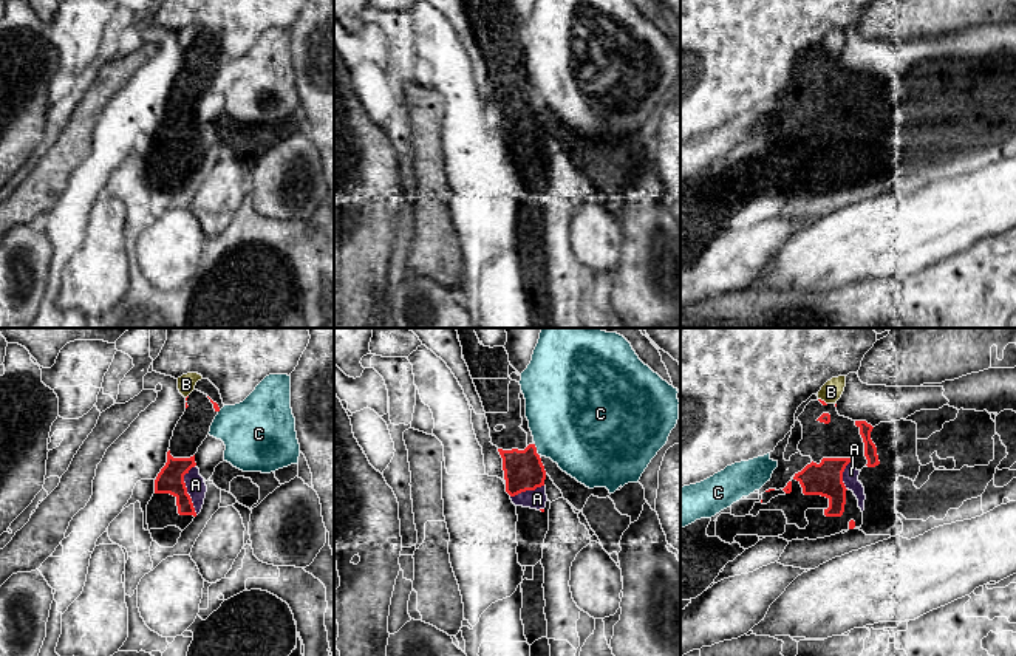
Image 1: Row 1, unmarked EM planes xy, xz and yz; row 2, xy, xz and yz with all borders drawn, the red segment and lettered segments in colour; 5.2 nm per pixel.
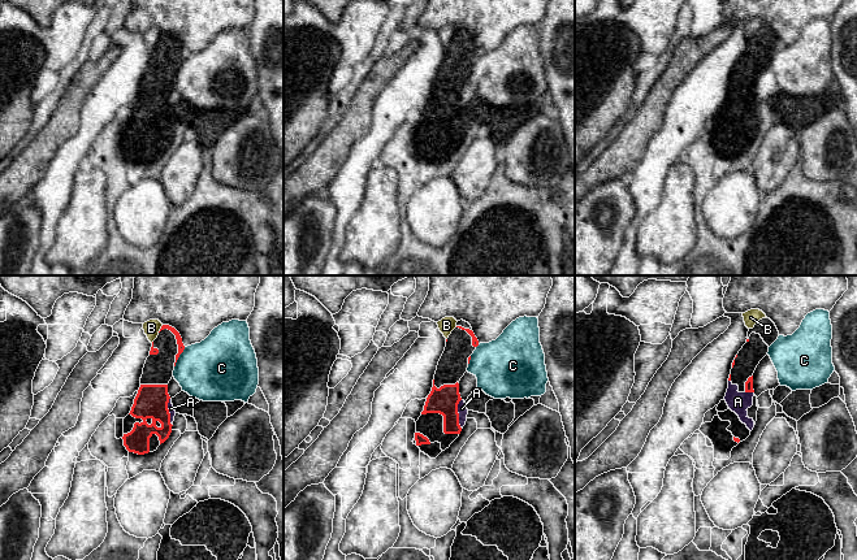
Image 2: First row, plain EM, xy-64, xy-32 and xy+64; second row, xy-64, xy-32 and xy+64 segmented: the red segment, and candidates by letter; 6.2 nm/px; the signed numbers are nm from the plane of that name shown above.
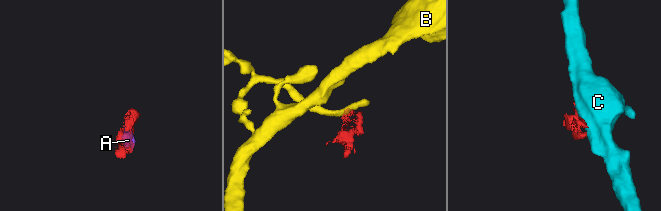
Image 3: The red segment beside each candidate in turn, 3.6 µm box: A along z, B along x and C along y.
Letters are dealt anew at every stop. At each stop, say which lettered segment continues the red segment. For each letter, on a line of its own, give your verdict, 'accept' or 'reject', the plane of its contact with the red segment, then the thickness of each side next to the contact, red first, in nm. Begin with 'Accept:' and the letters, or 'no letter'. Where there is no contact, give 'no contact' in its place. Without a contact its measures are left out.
Accept: A
A: accept; contact in xy; calibres 140 and 100 nm
B: reject; contact in yz; calibres 20 and 110 nm
C: reject; contact in xz; calibres 200 and 480 nm

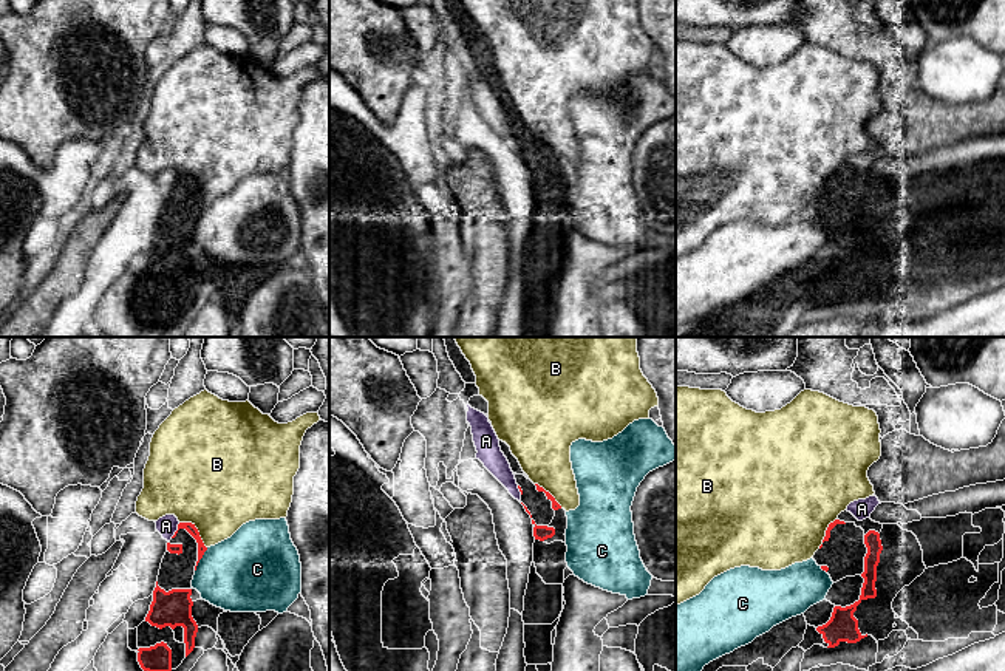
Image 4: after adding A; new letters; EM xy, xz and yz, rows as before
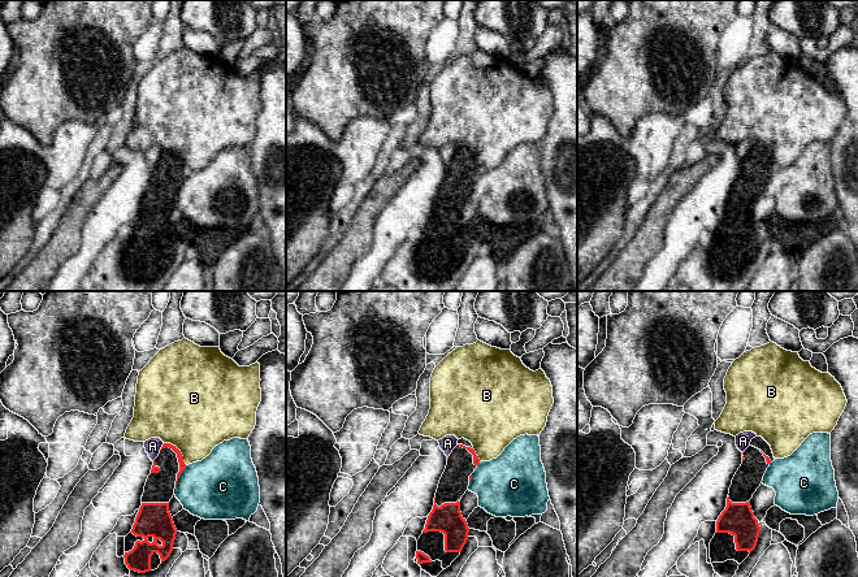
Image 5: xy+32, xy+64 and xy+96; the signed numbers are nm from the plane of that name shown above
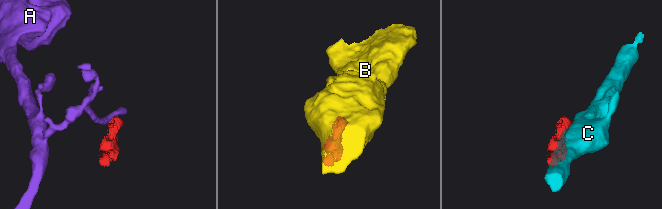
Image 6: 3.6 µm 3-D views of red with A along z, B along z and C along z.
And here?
Accept: no letter
A: reject; contact in xy; calibres 50 and 100 nm
B: reject; contact in xy; calibres 50 and 460 nm
C: reject; contact in xy; calibres 50 and 400 nm

